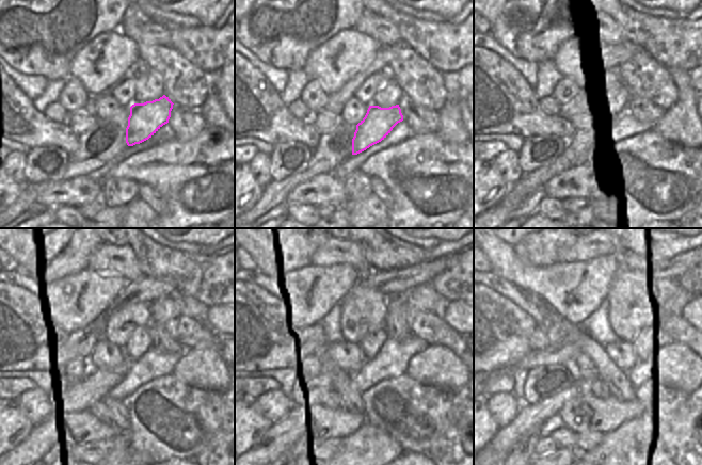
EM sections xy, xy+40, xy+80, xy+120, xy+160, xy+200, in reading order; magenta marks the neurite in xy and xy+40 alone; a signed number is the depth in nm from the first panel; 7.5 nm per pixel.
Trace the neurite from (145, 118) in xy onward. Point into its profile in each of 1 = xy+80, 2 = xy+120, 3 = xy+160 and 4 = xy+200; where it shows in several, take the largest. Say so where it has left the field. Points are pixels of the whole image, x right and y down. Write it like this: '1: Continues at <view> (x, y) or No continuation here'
1: Continues at xy+80 (584, 141)
2: Continues at xy+120 (99, 383)
3: Continues at xy+160 (282, 435)
4: Continues at xy+200 (530, 416)

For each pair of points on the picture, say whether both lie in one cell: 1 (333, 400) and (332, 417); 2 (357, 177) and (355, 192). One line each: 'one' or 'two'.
1: two
2: one

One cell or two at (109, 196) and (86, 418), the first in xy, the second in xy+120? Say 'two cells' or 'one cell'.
two cells

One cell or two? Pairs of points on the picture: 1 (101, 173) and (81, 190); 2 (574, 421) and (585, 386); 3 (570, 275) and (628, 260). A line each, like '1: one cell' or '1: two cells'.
1: two cells
2: two cells
3: two cells

